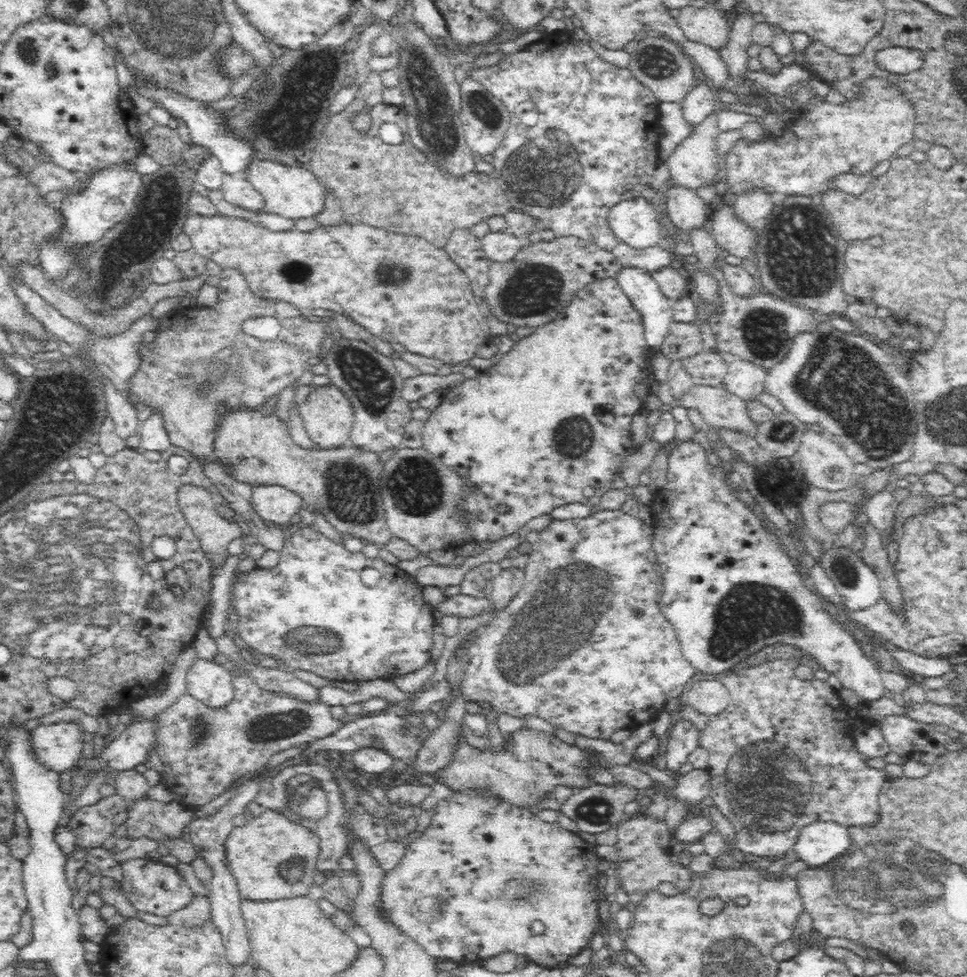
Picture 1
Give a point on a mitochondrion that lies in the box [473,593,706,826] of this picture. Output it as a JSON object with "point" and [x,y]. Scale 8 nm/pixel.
{"point":[595,809]}

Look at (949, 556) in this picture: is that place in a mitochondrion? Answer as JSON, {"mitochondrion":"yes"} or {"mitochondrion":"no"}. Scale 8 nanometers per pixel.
{"mitochondrion":"no"}

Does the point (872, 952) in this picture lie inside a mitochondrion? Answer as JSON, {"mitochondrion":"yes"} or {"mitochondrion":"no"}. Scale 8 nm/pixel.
{"mitochondrion":"no"}

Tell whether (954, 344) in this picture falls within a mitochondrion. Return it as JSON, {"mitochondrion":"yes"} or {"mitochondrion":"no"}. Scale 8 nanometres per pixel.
{"mitochondrion":"no"}

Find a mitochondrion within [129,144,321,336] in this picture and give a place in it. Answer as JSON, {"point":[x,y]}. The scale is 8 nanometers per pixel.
{"point":[294,271]}

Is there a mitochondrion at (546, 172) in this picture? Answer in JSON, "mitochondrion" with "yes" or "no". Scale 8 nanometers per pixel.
{"mitochondrion":"yes"}

